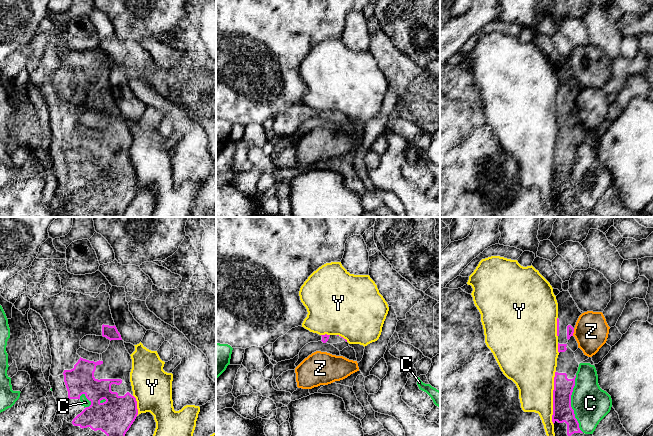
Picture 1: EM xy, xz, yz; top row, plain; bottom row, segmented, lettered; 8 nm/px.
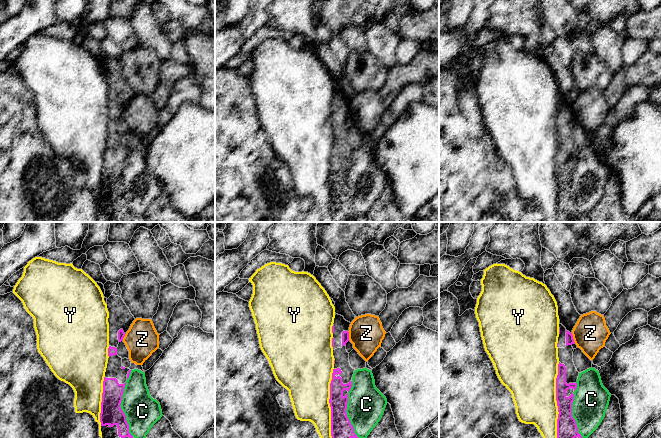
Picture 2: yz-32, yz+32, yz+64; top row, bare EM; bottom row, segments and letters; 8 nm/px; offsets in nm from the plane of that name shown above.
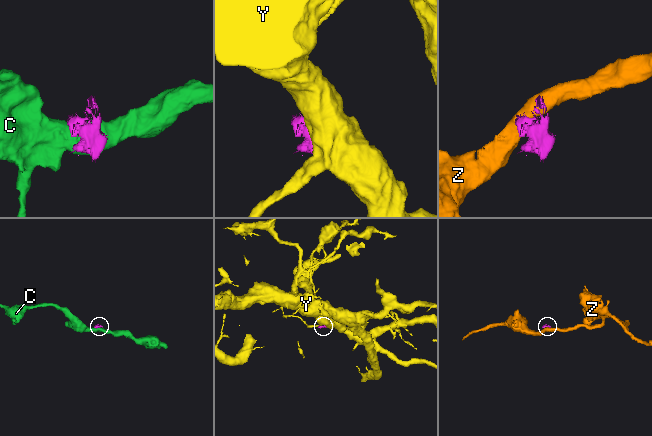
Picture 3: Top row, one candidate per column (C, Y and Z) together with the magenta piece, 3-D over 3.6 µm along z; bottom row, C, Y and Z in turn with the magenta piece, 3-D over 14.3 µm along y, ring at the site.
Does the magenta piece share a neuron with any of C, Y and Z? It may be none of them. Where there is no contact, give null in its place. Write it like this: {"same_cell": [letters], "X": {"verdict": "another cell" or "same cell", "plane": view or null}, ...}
{"same_cell": [], "C": {"verdict": "another cell", "plane": "yz"}, "Y": {"verdict": "another cell", "plane": "yz"}, "Z": {"verdict": "another cell", "plane": "yz"}}

